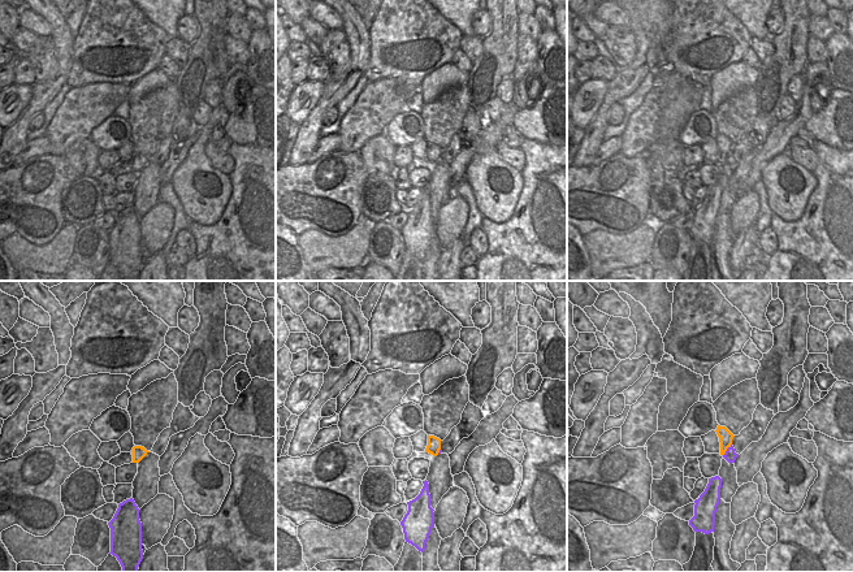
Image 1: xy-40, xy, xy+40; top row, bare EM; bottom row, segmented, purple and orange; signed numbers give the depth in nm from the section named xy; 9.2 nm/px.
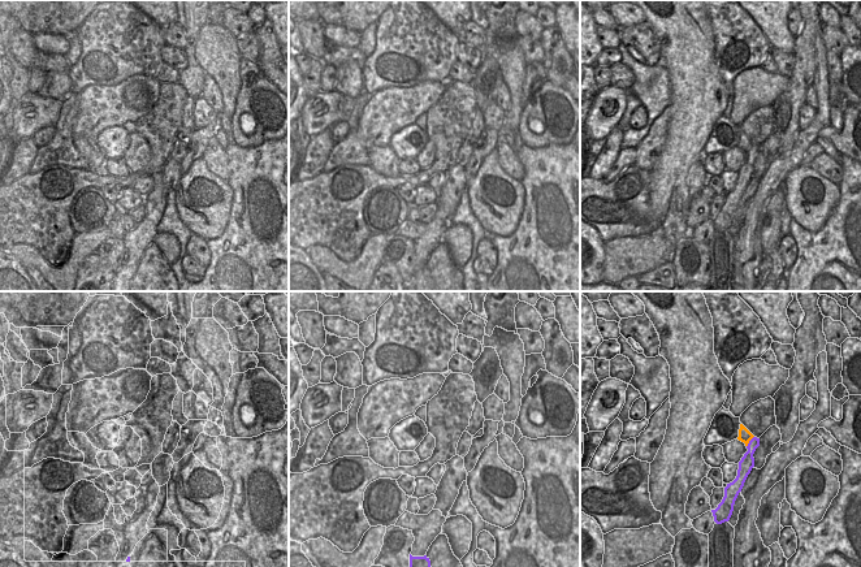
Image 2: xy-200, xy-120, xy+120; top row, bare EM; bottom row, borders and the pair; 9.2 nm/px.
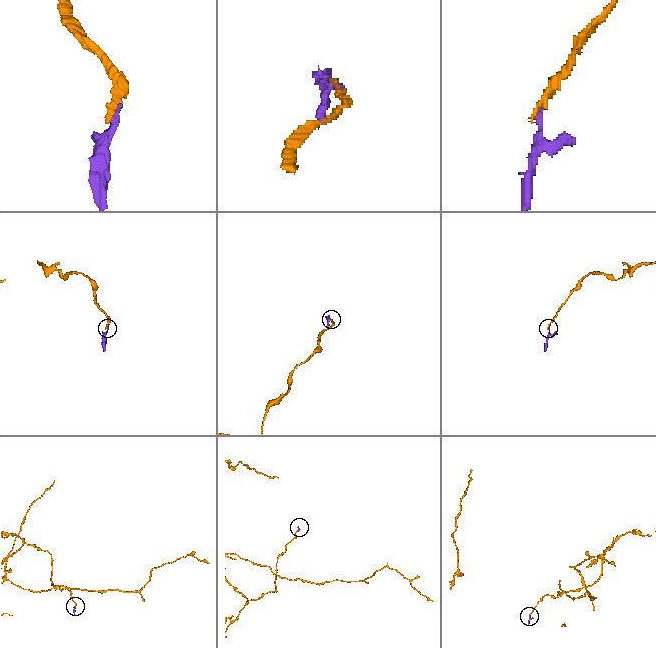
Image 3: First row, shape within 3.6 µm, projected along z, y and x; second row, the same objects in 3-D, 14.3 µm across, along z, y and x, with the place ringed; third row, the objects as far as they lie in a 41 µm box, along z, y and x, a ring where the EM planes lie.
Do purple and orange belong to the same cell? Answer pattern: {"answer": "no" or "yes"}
{"answer": "no"}

